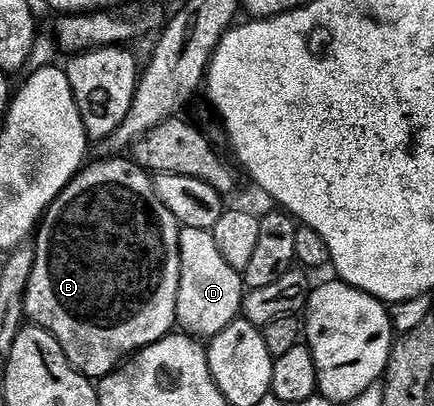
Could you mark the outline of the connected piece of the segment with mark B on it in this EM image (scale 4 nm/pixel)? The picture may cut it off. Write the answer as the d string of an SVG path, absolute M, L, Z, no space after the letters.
M130 158L103 159L100 163L88 162L79 174L71 178L71 183L65 185L62 195L57 196L47 206L47 212L39 220L39 226L33 235L33 261L32 274L29 277L27 292L25 293L26 318L32 324L45 329L61 345L65 357L82 373L86 379L101 380L128 357L140 351L142 347L153 345L167 335L172 334L176 326L177 293L179 292L179 278L181 277L181 261L179 260L179 233L181 225L161 205L161 197L157 197L155 180L148 172L140 169Z

